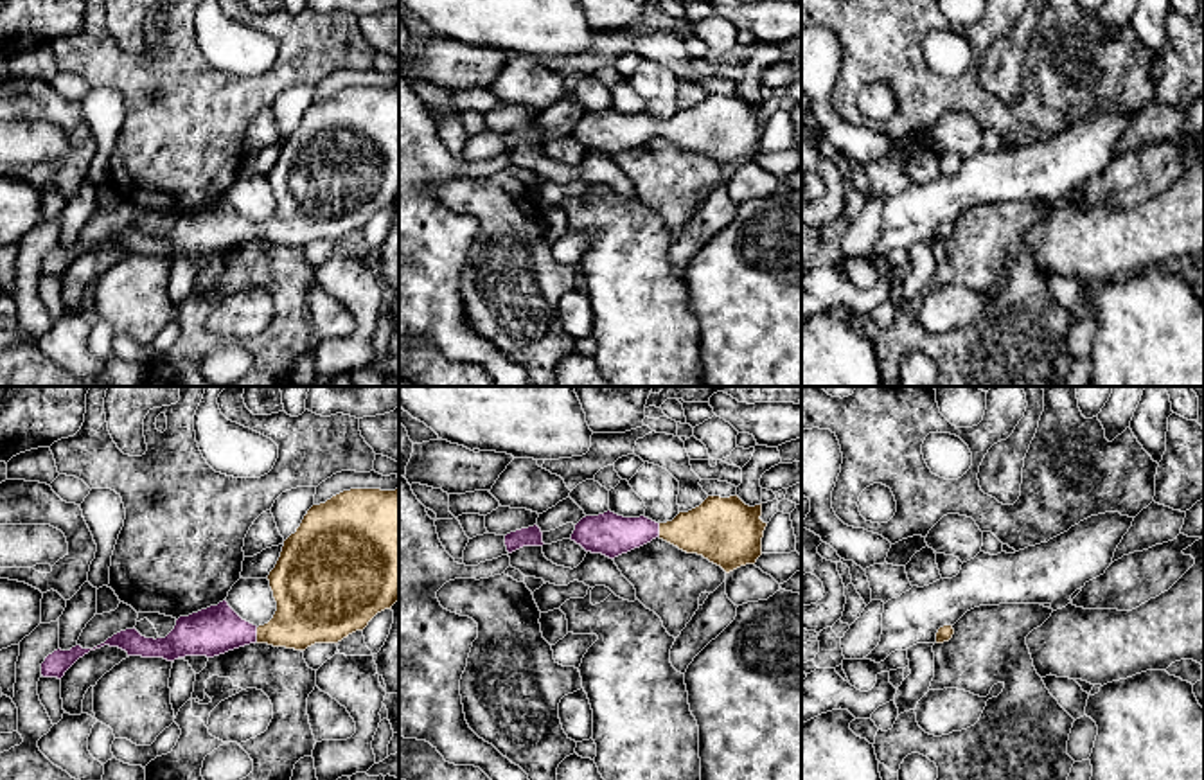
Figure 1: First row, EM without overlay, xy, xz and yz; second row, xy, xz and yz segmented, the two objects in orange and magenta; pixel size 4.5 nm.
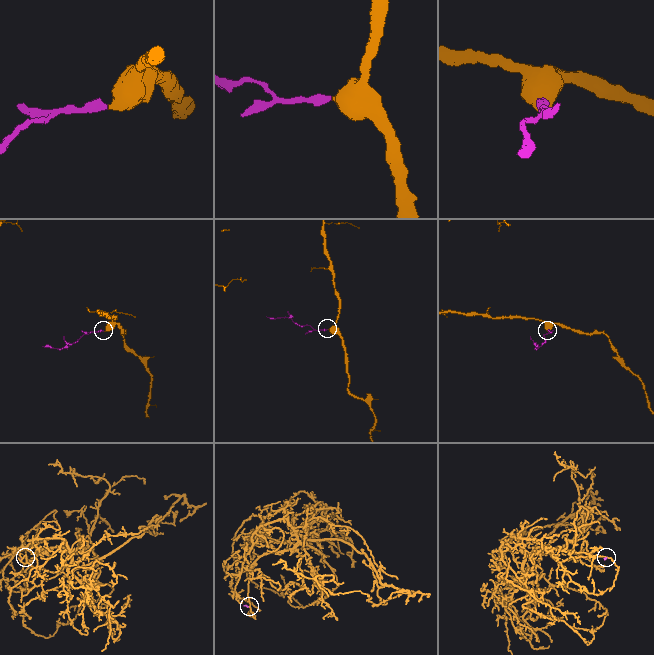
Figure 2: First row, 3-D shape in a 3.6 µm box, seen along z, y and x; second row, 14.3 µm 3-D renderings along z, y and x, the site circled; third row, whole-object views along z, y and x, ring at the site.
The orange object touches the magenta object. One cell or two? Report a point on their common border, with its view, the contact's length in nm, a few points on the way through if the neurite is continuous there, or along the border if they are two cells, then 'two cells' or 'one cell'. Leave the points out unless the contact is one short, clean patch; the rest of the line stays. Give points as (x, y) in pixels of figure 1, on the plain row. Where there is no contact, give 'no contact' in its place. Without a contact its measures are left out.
contact xy (257, 232); length 60 nm; one cell

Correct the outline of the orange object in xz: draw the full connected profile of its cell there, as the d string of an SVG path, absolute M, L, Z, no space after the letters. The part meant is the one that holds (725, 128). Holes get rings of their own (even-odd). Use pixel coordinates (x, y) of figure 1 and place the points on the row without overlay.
M737 92L730 95L708 93L699 104L679 110L667 120L656 120L645 113L624 115L611 108L598 113L586 113L575 122L570 137L586 149L615 156L660 135L686 151L703 153L730 171L740 164L755 162L762 153L762 135L767 120L760 113L762 101L749 104Z

